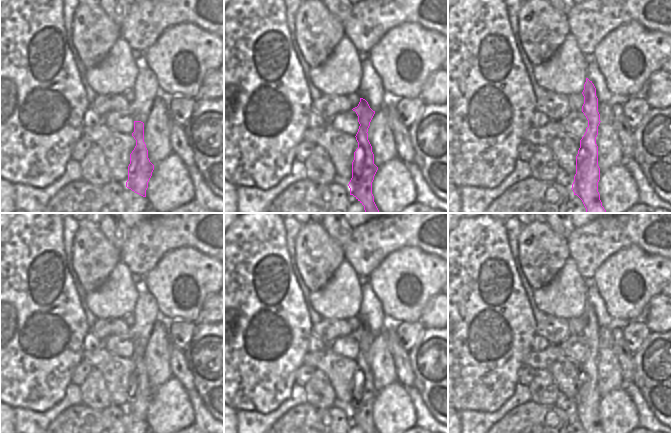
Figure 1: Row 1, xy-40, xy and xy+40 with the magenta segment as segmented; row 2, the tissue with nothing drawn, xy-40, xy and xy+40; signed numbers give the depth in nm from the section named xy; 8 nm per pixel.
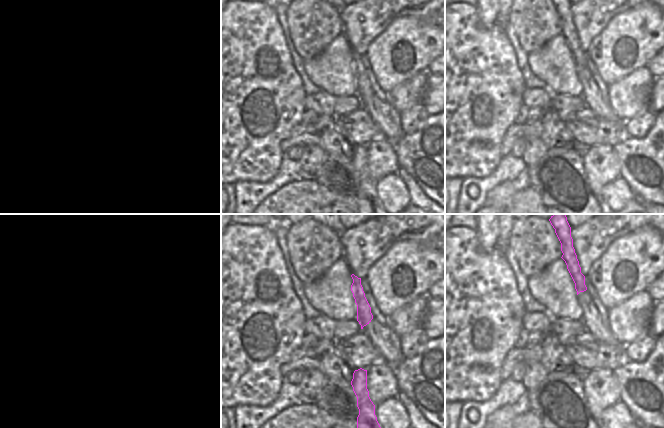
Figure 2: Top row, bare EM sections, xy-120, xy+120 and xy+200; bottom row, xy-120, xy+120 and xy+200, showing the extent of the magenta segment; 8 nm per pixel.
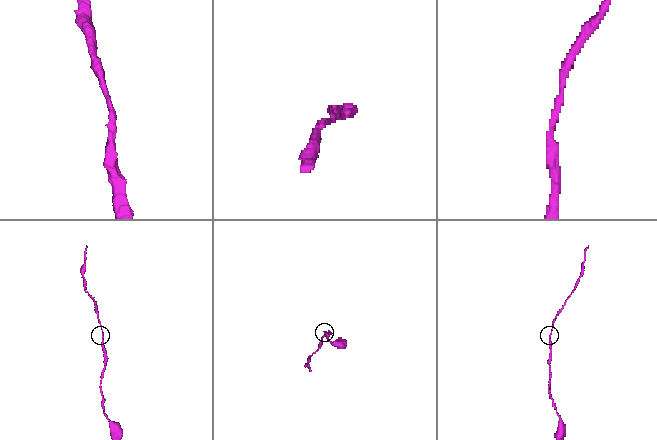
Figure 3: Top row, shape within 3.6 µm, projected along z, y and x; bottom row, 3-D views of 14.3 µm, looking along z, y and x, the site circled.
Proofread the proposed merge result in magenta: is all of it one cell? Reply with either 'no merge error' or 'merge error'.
no merge error

